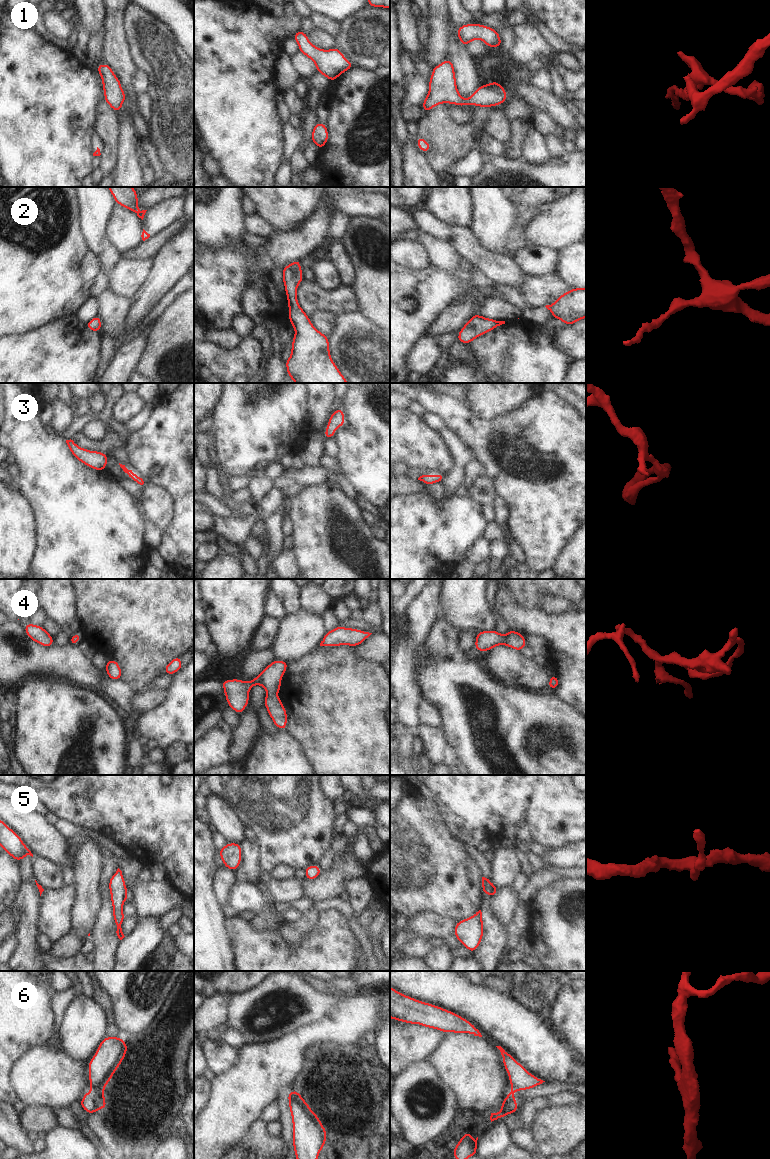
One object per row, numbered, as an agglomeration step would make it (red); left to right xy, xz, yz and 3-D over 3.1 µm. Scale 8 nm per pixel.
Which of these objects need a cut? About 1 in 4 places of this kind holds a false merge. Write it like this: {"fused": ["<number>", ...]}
{"fused": ["6"]}

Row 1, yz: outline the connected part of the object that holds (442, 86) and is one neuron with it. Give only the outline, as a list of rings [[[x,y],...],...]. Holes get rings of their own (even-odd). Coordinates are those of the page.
[[[444,60],[440,65],[433,66],[429,79],[429,92],[422,103],[423,110],[428,113],[434,106],[448,103],[458,106],[475,105],[476,107],[494,107],[503,104],[507,99],[505,88],[497,81],[479,88],[467,99],[464,99],[456,85],[453,62]]]

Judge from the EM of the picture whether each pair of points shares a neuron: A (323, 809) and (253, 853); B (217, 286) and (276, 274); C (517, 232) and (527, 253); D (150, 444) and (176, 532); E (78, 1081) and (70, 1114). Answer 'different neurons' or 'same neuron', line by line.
A: different neurons
B: different neurons
C: different neurons
D: same neuron
E: different neurons

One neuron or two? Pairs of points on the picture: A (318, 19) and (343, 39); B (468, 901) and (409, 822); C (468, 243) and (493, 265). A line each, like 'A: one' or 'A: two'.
A: two
B: one
C: one

